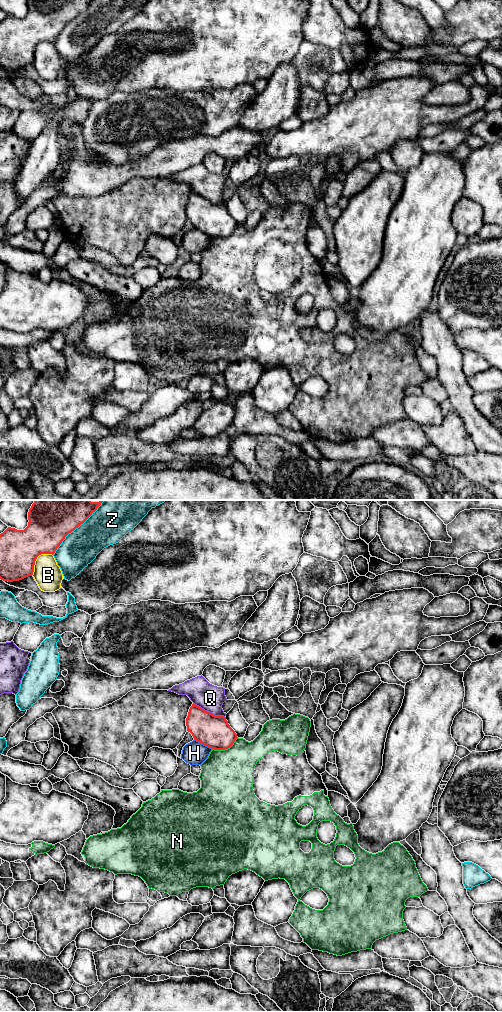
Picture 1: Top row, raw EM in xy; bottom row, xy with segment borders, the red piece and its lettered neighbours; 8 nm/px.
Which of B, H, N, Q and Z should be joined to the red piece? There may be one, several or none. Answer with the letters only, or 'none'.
N

